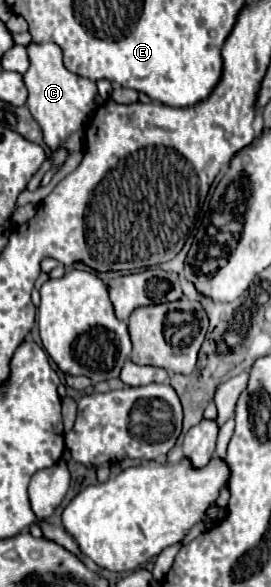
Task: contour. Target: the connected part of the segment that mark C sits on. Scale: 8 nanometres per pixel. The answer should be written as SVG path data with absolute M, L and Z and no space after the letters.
M30 42L26 50L30 58L28 70L22 74L24 86L28 90L26 106L30 108L34 120L40 124L48 148L56 150L68 134L82 130L86 128L86 124L90 124L90 116L96 110L96 82L68 72L62 64L62 48L58 48L58 44L54 42Z

